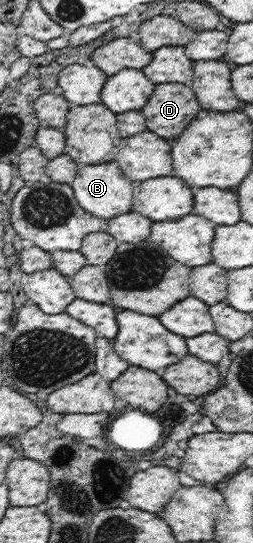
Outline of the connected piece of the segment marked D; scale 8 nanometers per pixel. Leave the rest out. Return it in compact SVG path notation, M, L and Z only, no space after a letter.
M156 84L153 95L147 100L147 105L143 107L147 130L153 131L161 137L167 137L167 139L179 135L187 127L187 123L191 123L197 117L197 113L201 111L197 97L193 93L194 91L185 85Z

